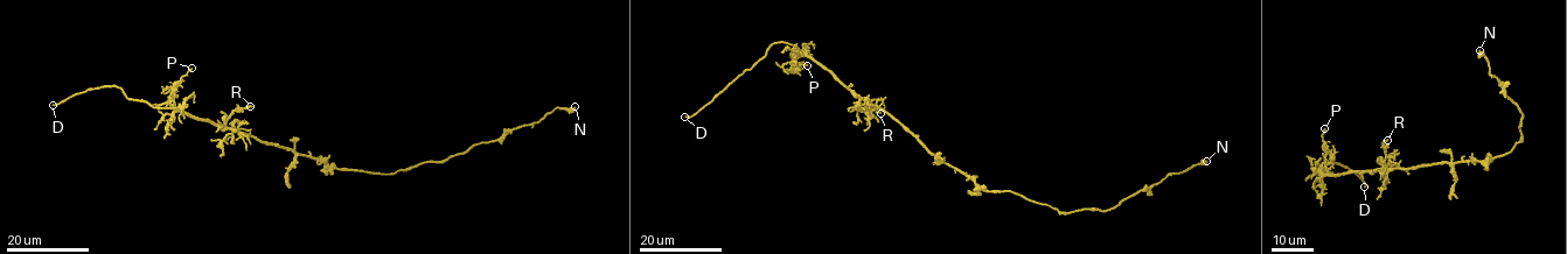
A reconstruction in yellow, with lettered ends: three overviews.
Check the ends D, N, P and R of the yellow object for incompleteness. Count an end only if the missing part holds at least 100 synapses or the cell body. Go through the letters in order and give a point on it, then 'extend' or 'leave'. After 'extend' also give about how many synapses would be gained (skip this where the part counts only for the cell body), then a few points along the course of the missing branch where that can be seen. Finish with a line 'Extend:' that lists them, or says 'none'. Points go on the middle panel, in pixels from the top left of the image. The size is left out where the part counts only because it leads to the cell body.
D: at (684, 117); extend
N: at (1206, 161); leave
P: at (807, 65); leave
R: at (880, 113); leave
Extend: D

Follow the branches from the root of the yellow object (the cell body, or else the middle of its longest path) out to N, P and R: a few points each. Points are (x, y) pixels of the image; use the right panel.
N: (1449, 164), (1489, 161), (1510, 152), (1522, 134), (1522, 113), (1490, 75), (1480, 50)
P: (1449, 164), (1328, 176), (1323, 171), (1324, 128)
R: (1449, 164), (1384, 169), (1384, 145), (1387, 140)

